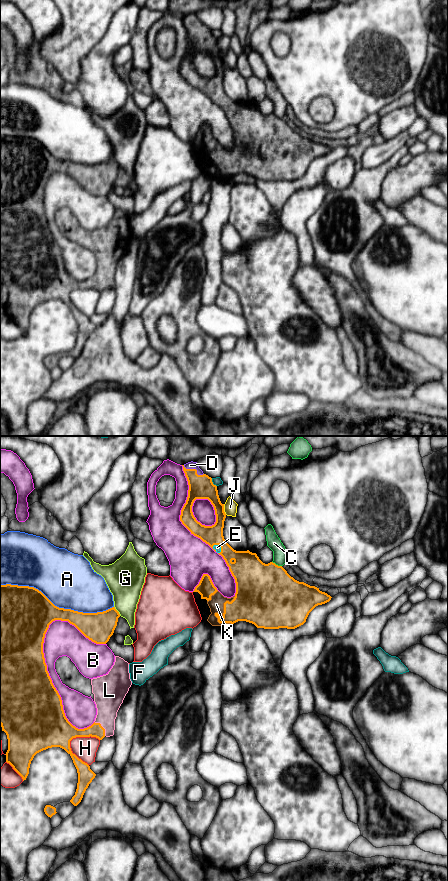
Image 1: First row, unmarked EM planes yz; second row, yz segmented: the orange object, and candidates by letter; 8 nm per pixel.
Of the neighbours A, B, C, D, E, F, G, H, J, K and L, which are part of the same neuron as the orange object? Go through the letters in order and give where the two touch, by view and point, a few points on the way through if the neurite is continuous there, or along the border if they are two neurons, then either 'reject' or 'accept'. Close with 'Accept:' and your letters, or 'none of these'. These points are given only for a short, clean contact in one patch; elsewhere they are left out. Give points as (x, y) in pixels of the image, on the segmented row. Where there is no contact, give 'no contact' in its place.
A: meets orange in yz at (56, 606); reject
B: meets orange in yz at (50, 679); reject
C: meets orange in yz at (277, 565); reject
D: meets orange in yz at (194, 469); runs through yz (200, 486), (194, 475), (194, 469), (190, 465); accept
E: meets orange in yz at (221, 547); accept
F: meets orange in yz at (212, 482); reject
G: meets orange in yz at (117, 611); reject
H: meets orange in yz at (72, 753); reject
J: meets orange in yz at (223, 509); reject
K: meets orange in yz at (224, 611); accept
L: meets orange in yz at (102, 727); accept
Accept: D, E, K, L

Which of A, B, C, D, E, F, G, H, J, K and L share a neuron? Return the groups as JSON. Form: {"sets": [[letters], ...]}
{"sets": [["A"], ["B"], ["C"], ["D", "E", "K", "L"], ["F"], ["G"], ["H"], ["J"]]}

